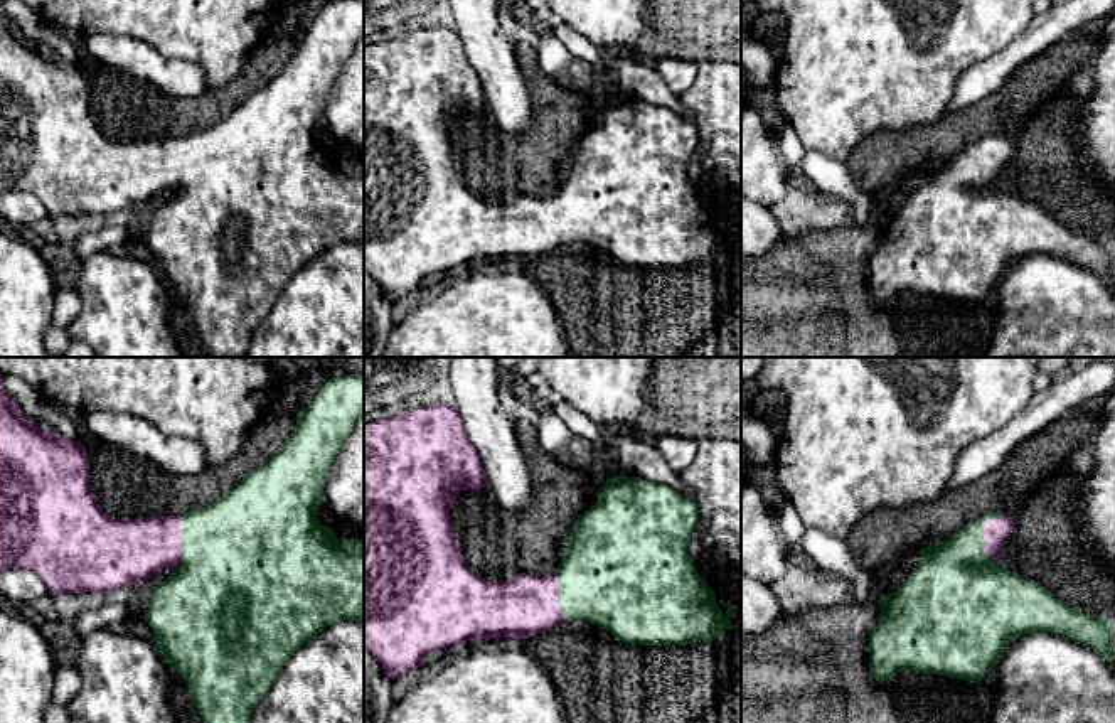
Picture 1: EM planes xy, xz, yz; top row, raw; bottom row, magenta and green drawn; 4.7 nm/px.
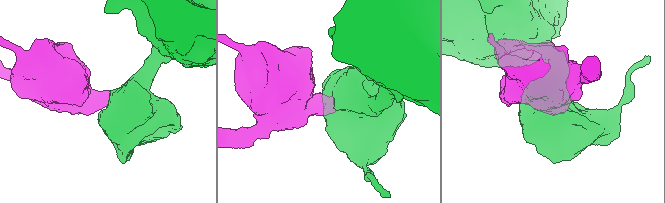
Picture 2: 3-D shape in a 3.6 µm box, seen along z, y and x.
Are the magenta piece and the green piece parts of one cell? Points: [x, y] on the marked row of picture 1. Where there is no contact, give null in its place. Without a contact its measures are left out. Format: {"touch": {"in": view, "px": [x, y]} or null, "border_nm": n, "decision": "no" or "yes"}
{"touch": {"in": "yz", "px": [987, 538]}, "border_nm": 240, "decision": "yes"}

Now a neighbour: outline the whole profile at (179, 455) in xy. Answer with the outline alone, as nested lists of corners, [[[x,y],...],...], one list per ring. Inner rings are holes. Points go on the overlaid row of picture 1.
[[[96,410],[81,423],[103,445],[130,452],[173,475],[195,475],[207,467],[207,452],[200,442],[163,435],[140,416]]]

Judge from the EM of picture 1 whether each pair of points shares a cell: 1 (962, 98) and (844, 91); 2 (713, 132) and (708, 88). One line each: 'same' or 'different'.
1: different
2: same

